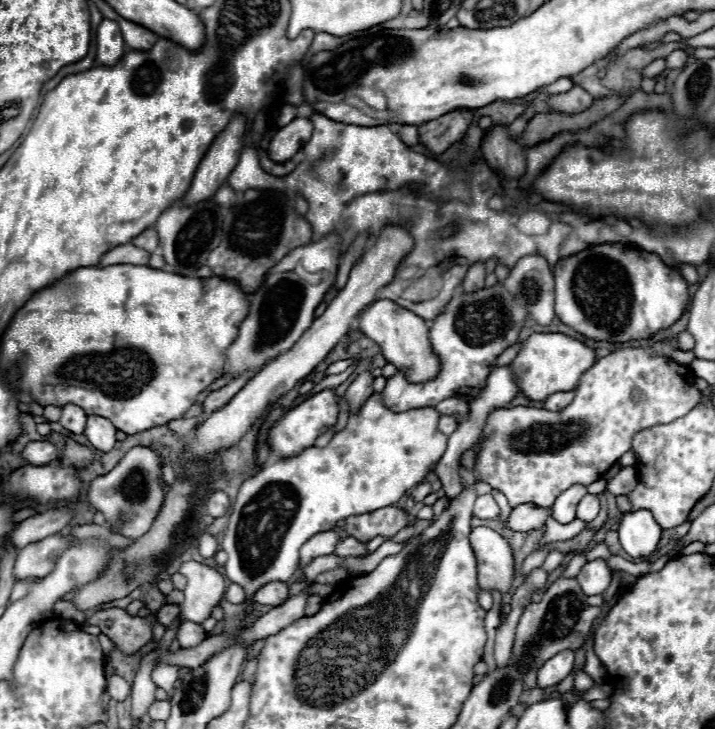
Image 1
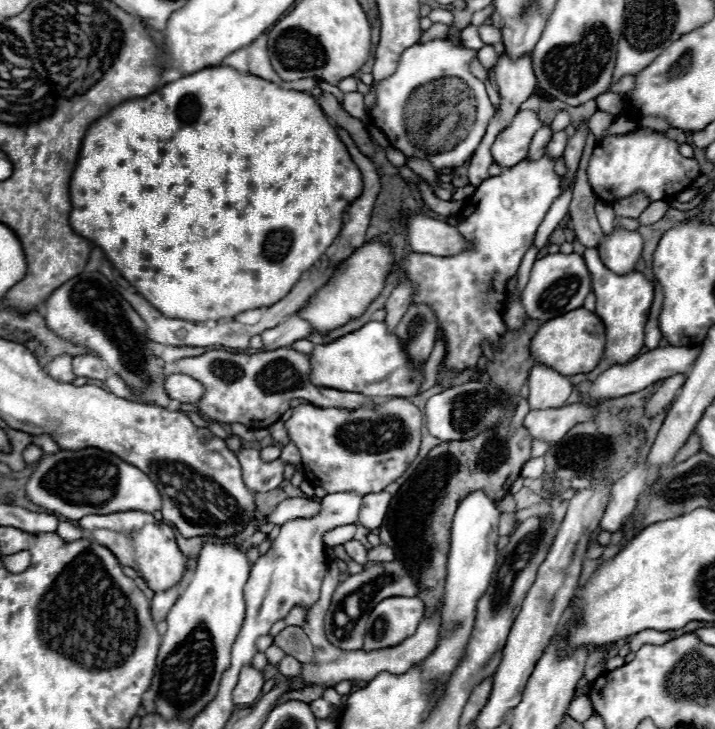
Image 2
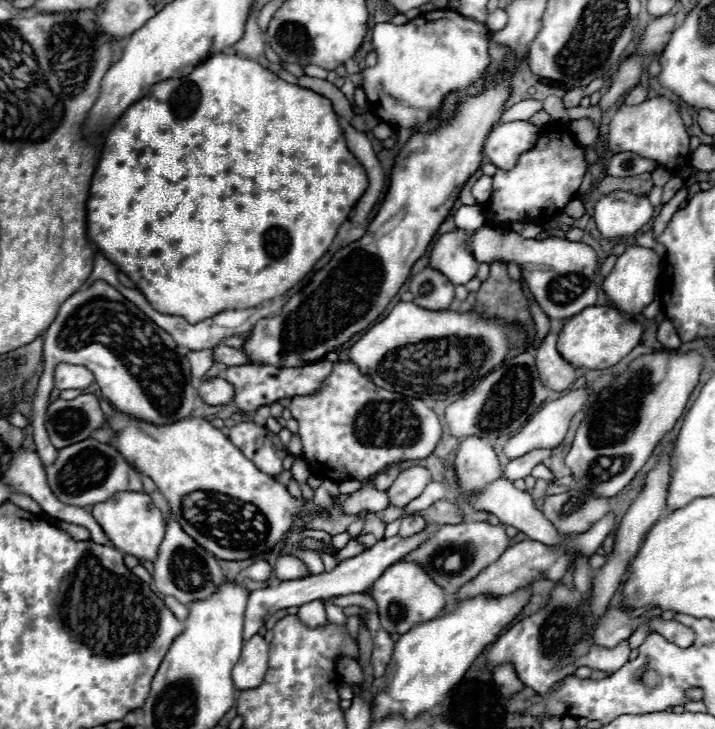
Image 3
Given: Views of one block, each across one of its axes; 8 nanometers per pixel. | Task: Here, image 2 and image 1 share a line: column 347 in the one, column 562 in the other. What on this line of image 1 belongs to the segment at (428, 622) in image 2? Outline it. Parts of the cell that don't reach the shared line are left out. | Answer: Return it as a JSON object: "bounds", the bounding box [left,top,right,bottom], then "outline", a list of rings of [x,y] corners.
{"bounds":[538,650,574,688],"outline":[[[562,650],[538,670],[538,688],[548,688],[562,682],[574,668],[574,650]]]}

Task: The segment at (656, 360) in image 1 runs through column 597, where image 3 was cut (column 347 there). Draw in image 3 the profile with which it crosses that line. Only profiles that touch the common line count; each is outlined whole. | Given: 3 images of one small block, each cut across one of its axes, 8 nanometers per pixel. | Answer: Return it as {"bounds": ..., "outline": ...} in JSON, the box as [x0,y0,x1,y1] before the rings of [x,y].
{"bounds":[290,362,442,482],"outline":[[[336,362],[332,374],[326,378],[322,390],[316,396],[294,396],[290,404],[292,416],[298,420],[298,434],[304,446],[302,458],[306,460],[312,476],[344,482],[344,480],[368,480],[374,474],[388,470],[392,464],[422,460],[430,456],[440,440],[442,426],[432,408],[422,400],[402,396],[398,392],[386,392],[372,384],[352,362]]]}

